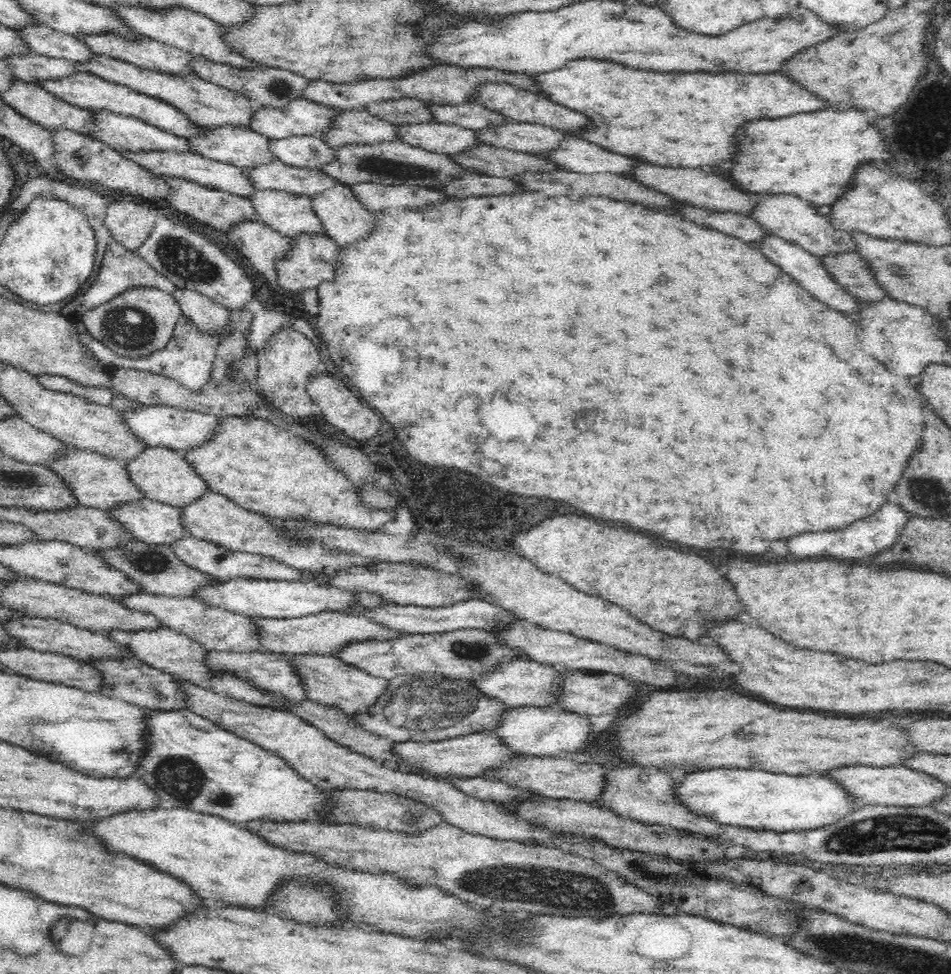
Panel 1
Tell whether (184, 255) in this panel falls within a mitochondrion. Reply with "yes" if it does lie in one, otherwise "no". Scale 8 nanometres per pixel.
yes

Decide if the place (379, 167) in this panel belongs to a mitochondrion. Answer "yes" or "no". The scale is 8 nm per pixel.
yes

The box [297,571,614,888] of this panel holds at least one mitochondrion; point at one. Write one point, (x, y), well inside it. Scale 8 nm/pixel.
(421, 707)

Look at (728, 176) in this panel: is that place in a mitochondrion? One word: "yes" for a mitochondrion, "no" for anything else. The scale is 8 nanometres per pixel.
no

